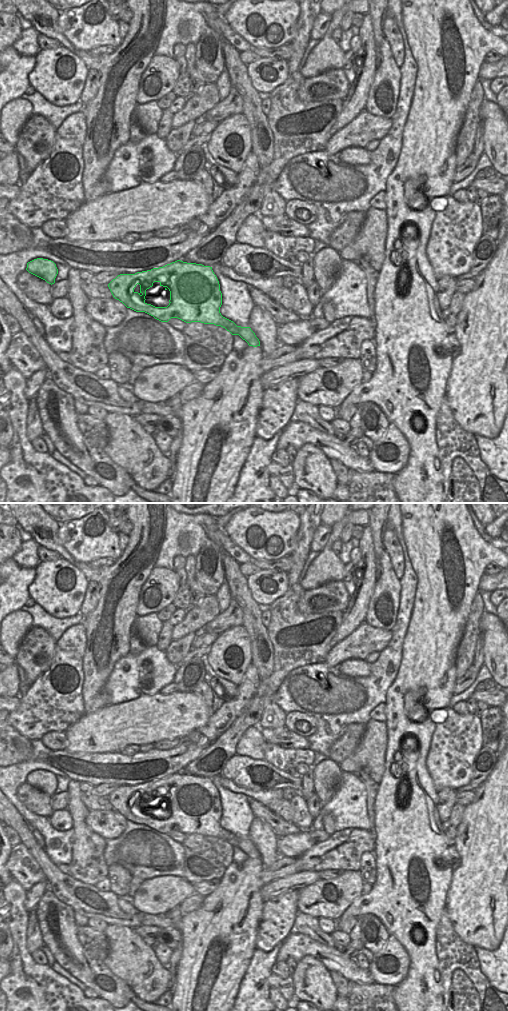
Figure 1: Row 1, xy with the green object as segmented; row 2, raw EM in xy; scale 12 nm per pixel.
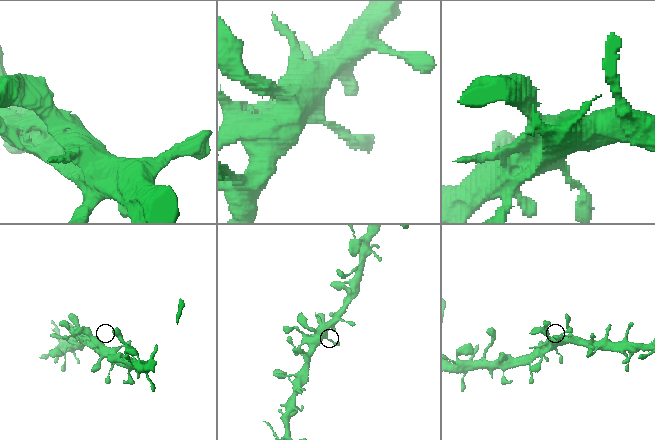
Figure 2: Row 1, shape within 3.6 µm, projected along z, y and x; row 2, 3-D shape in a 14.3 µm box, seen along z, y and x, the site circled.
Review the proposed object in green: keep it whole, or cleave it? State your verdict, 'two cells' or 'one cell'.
one cell

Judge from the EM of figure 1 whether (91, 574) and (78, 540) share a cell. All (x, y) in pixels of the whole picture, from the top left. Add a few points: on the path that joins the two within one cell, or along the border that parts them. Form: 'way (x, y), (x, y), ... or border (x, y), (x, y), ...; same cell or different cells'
border (67, 550), (77, 561), (88, 563); different cells

